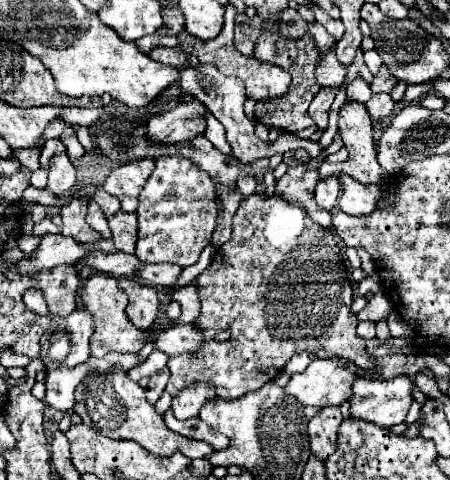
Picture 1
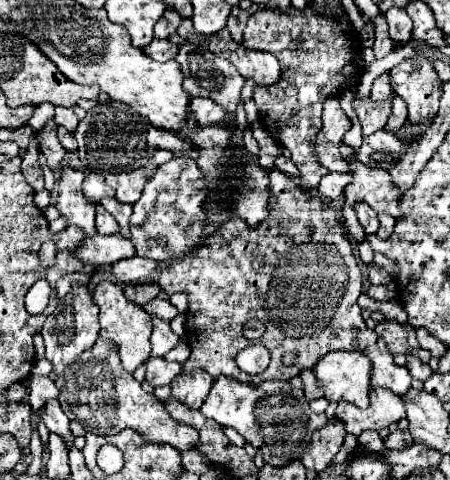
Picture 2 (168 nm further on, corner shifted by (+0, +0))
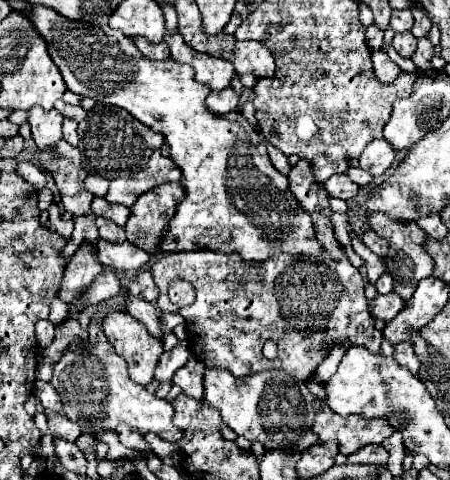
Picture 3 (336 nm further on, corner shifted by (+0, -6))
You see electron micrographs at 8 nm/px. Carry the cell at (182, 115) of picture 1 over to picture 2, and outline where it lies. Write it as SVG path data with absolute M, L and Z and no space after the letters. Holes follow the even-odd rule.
M206 97L190 99L190 117L198 121L198 125L220 125L226 117L224 109Z

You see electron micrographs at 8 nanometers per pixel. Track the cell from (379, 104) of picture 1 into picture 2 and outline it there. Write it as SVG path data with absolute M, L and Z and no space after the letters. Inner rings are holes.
M384 73L372 85L372 101L388 101L390 95L392 95L390 77L388 77L388 73Z

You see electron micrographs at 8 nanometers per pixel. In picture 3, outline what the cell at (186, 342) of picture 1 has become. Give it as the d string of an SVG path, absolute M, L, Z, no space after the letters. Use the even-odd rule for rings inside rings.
M124 293L124 307L126 307L126 313L130 313L134 319L144 323L154 337L162 339L162 329L158 323L160 313L154 303L148 303L148 301L142 301L138 297L130 297L128 293Z

